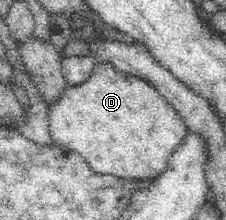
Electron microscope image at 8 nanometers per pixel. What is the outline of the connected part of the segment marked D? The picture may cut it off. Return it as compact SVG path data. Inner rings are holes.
M111 60L96 62L86 82L67 86L48 114L54 144L81 154L98 174L136 182L156 178L189 133L182 116L155 84L145 76L118 70Z

